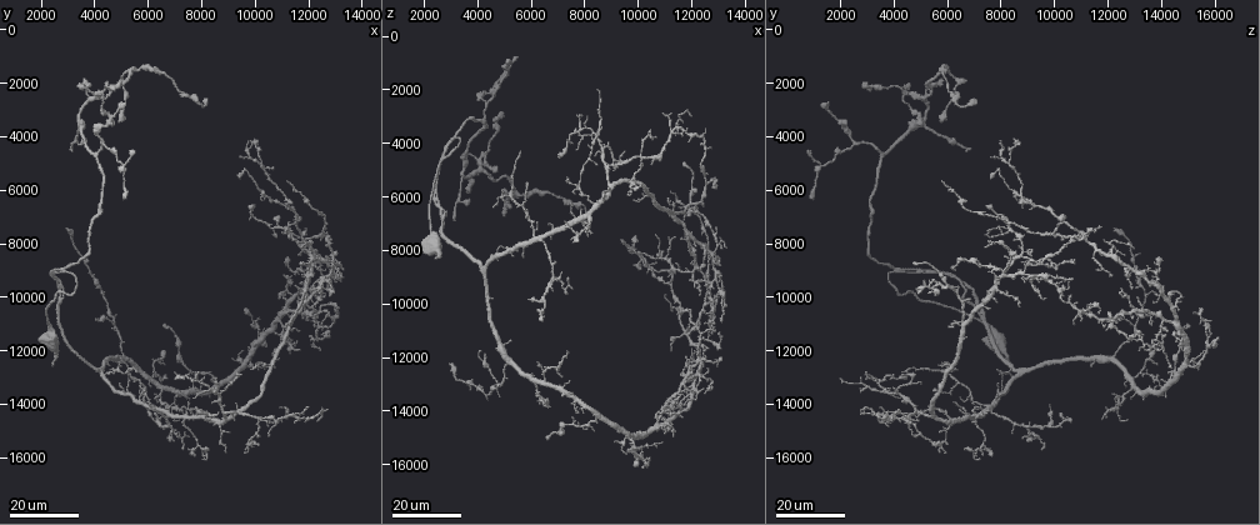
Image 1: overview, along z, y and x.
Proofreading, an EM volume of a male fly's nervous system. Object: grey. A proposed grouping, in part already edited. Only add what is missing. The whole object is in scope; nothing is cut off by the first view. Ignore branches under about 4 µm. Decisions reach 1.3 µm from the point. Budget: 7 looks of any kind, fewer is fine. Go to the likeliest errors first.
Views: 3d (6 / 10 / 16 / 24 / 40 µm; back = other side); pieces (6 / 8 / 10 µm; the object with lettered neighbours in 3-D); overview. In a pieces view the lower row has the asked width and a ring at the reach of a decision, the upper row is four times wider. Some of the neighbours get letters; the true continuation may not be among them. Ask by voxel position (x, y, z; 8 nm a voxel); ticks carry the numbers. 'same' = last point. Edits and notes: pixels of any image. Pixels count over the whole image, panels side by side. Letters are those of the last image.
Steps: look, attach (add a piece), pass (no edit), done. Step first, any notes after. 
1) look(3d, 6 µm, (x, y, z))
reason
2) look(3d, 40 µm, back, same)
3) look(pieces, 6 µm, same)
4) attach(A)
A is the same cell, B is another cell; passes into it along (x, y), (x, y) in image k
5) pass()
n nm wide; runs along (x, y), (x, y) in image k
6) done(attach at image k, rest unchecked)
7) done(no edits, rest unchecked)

look(3d, 16 µm, (2400, 12500, 8400))

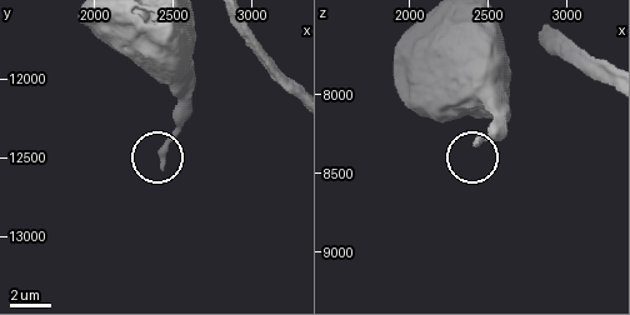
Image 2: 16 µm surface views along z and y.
look(pieces, 10 µm, (2420, 12560, 8300))

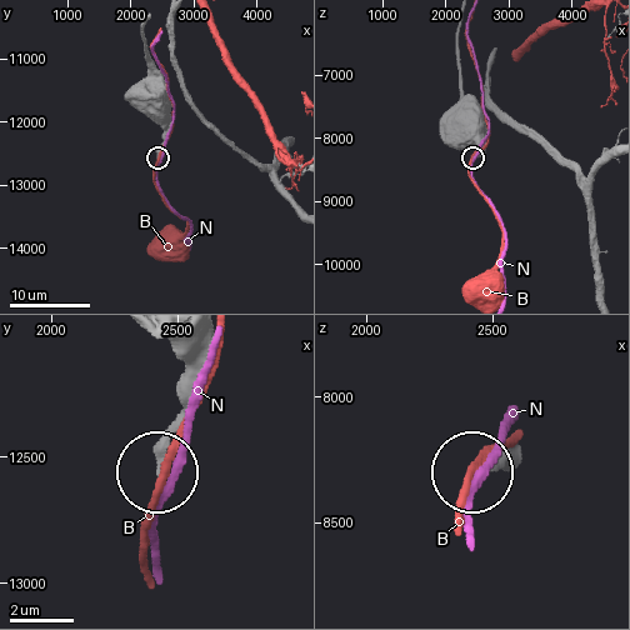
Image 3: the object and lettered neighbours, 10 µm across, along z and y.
pass()
B and N are other cells; runs along (168, 336), (183, 368), (183, 400), (161, 470) in image 3; no lettered piece goes on from it

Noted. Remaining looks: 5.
look(3d, 24 µm, (12000, 10600, 10900))
free end

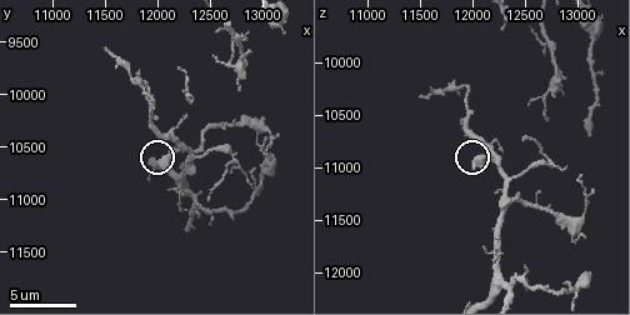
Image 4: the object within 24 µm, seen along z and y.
look(pieces, 10 µm, (12020, 10660, 10960))

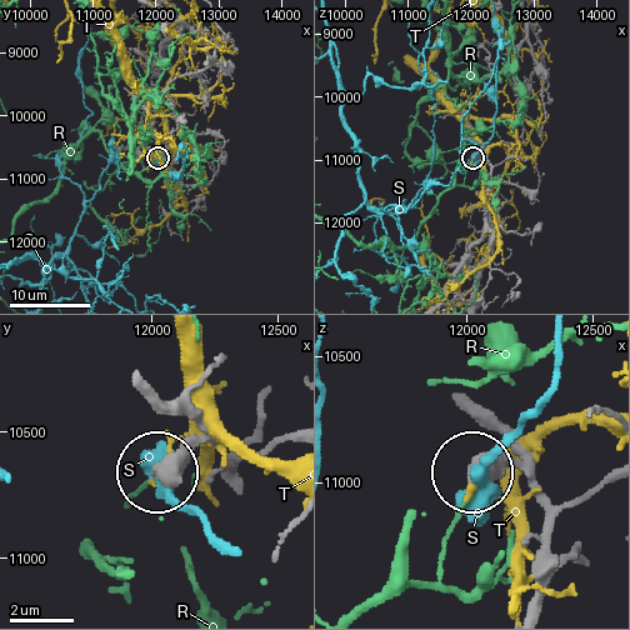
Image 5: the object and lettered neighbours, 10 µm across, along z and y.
pass()
460 nm wide; R, S and T are other cells; runs along (460, 263), (485, 223), (490, 168), (485, 158), (473, 158) in image 5; no lettered piece goes on from it

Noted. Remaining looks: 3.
look(3d, 16 µm, (5700, 12800, 4200))
free end

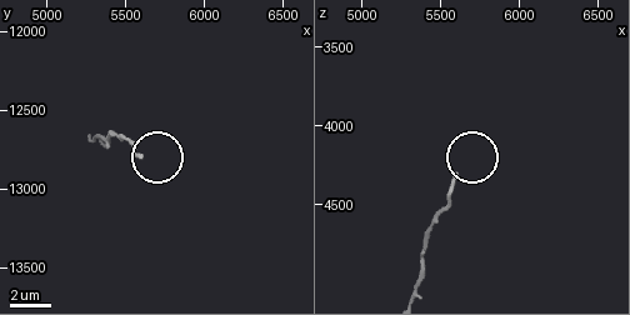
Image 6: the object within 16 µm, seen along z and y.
look(pieces, 10 µm, (5600, 12780, 4320))

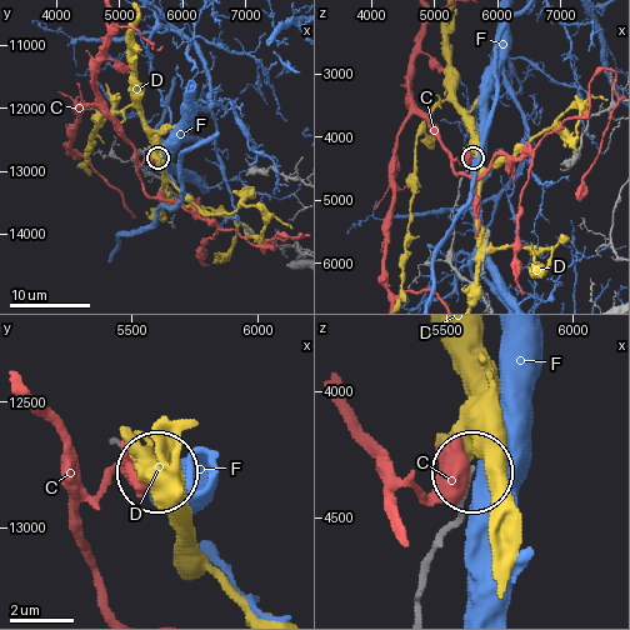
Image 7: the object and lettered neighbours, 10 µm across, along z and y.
pass()
C, D and F are other cells; none of them fits

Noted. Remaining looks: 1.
done(no edits, rest unchecked)

